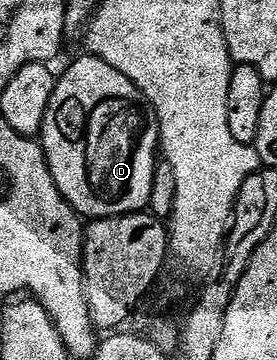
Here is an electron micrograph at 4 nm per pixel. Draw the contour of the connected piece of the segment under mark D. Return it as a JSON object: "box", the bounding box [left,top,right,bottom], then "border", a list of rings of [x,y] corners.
{"box":[40,56,160,220],"border":[[[85,56],[78,58],[54,83],[52,100],[48,104],[48,112],[44,116],[44,124],[40,135],[40,145],[46,154],[46,163],[60,188],[60,192],[66,197],[66,201],[78,211],[79,215],[85,216],[90,220],[99,218],[118,218],[121,214],[136,214],[147,209],[150,197],[154,194],[154,165],[160,162],[160,139],[158,137],[158,116],[155,114],[150,101],[116,68],[112,68],[102,58]]]}

